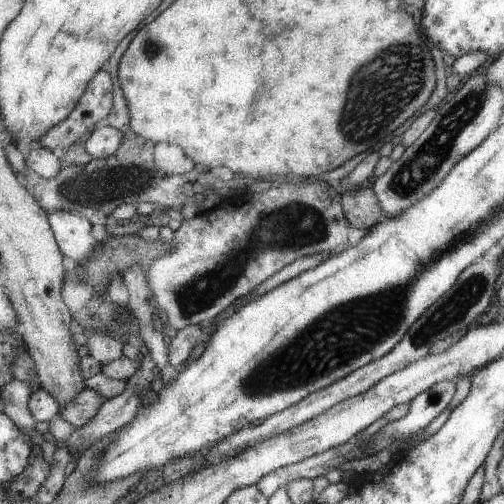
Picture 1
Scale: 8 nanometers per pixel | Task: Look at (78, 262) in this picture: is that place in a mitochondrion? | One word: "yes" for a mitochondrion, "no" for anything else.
no

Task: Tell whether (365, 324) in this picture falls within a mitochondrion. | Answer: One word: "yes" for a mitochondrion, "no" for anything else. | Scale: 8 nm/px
yes

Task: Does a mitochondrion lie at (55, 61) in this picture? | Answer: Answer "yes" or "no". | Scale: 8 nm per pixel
no

